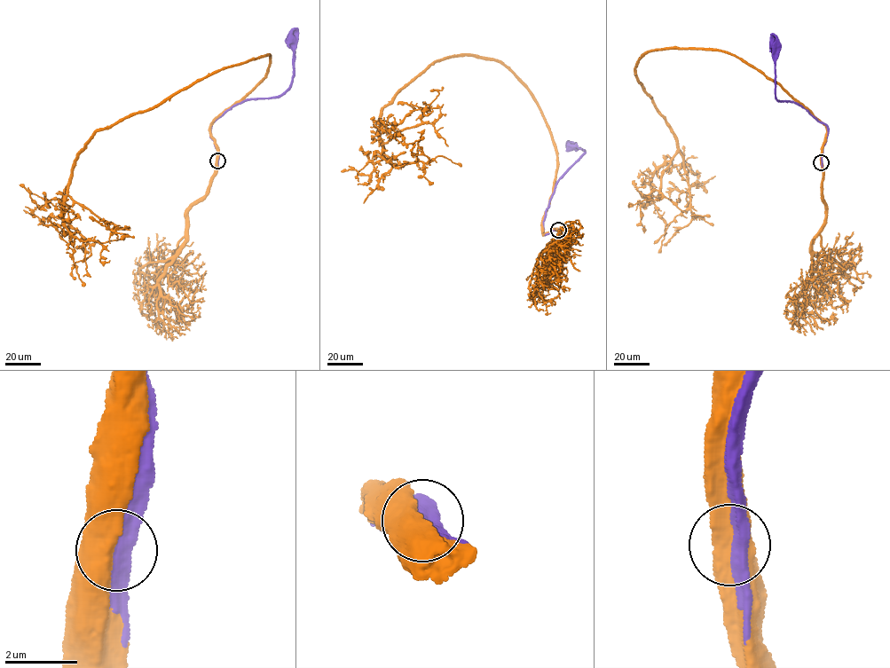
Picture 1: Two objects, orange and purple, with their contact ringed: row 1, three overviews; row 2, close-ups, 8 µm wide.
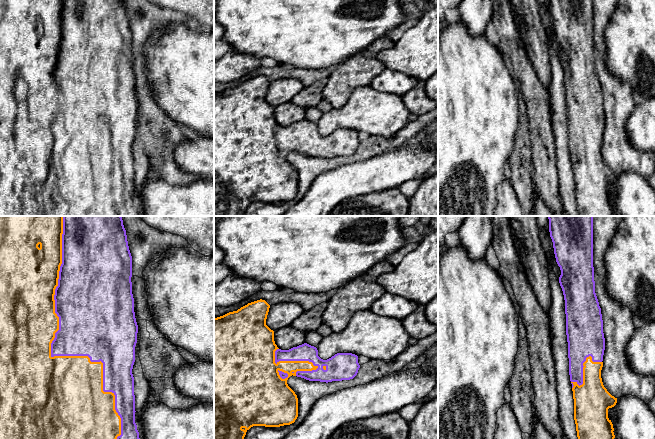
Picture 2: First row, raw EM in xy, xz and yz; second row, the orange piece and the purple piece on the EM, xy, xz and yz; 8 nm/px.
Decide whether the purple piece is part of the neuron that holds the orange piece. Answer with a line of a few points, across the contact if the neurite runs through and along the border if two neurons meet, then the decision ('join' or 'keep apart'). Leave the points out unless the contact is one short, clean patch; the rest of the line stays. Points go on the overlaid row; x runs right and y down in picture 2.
join

